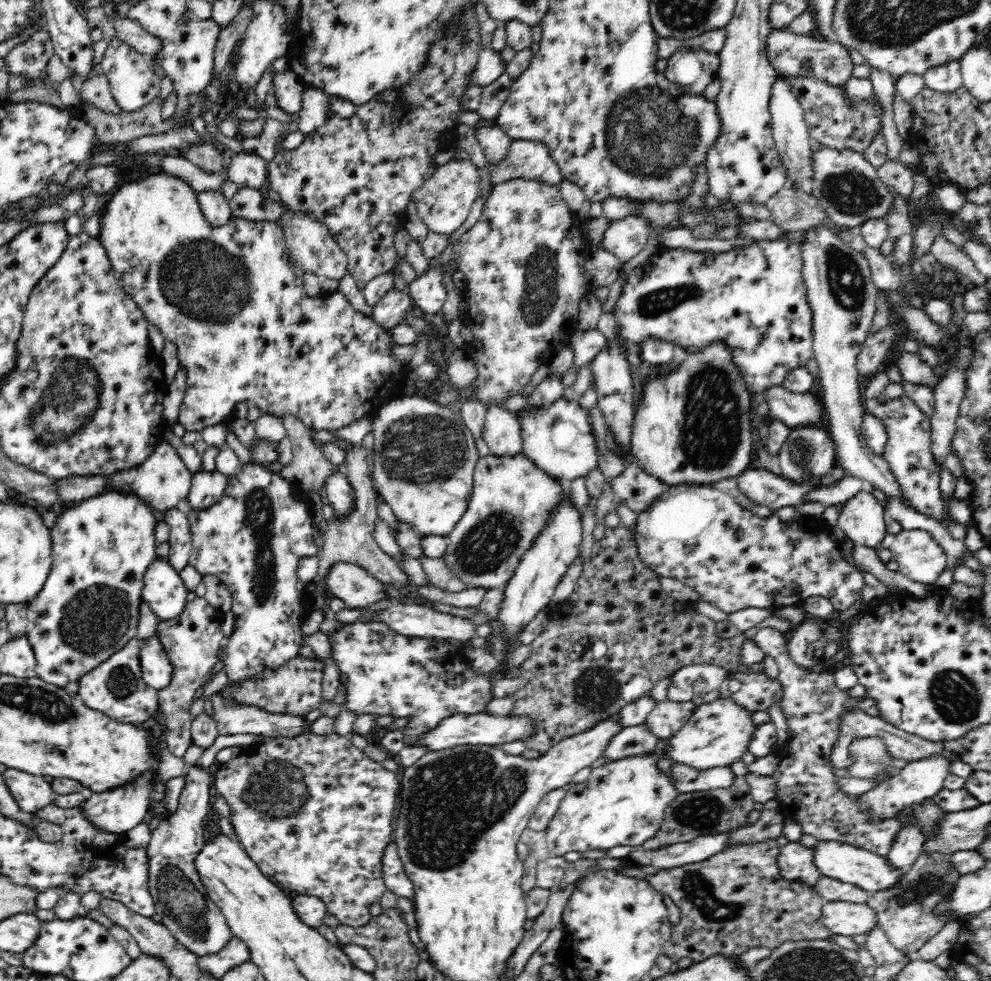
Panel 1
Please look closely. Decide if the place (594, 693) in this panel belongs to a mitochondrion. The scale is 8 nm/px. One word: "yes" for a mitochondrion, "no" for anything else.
yes

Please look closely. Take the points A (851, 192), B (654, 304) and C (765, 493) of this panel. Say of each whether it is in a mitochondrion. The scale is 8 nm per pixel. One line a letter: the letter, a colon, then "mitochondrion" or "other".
A: mitochondrion
B: mitochondrion
C: other

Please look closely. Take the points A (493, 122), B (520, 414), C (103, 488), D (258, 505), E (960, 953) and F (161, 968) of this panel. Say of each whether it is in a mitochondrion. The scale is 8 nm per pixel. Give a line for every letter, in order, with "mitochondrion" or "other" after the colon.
A: other
B: other
C: other
D: mitochondrion
E: other
F: other

